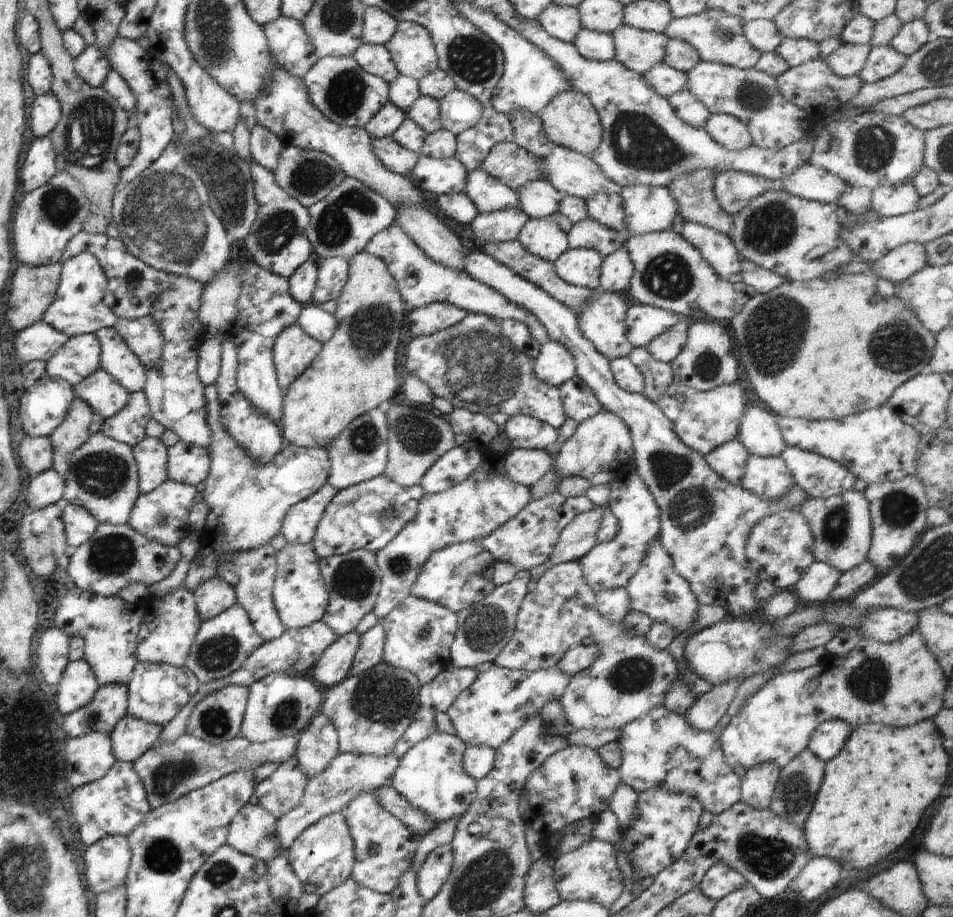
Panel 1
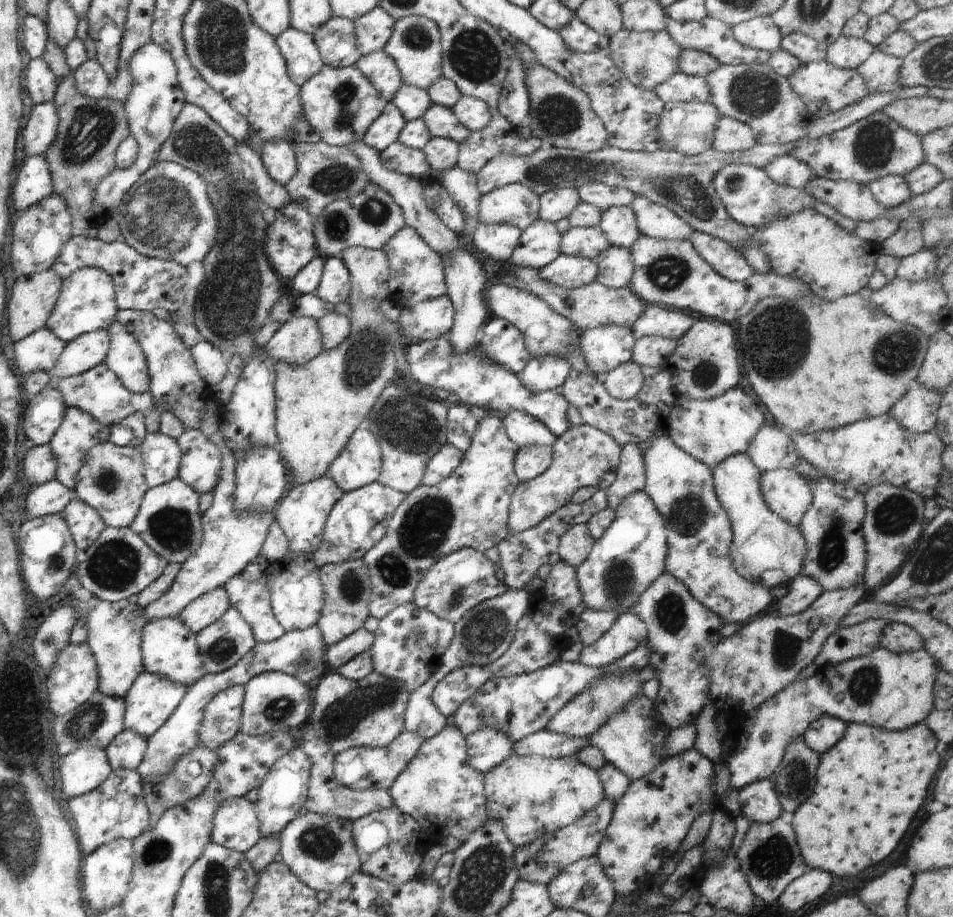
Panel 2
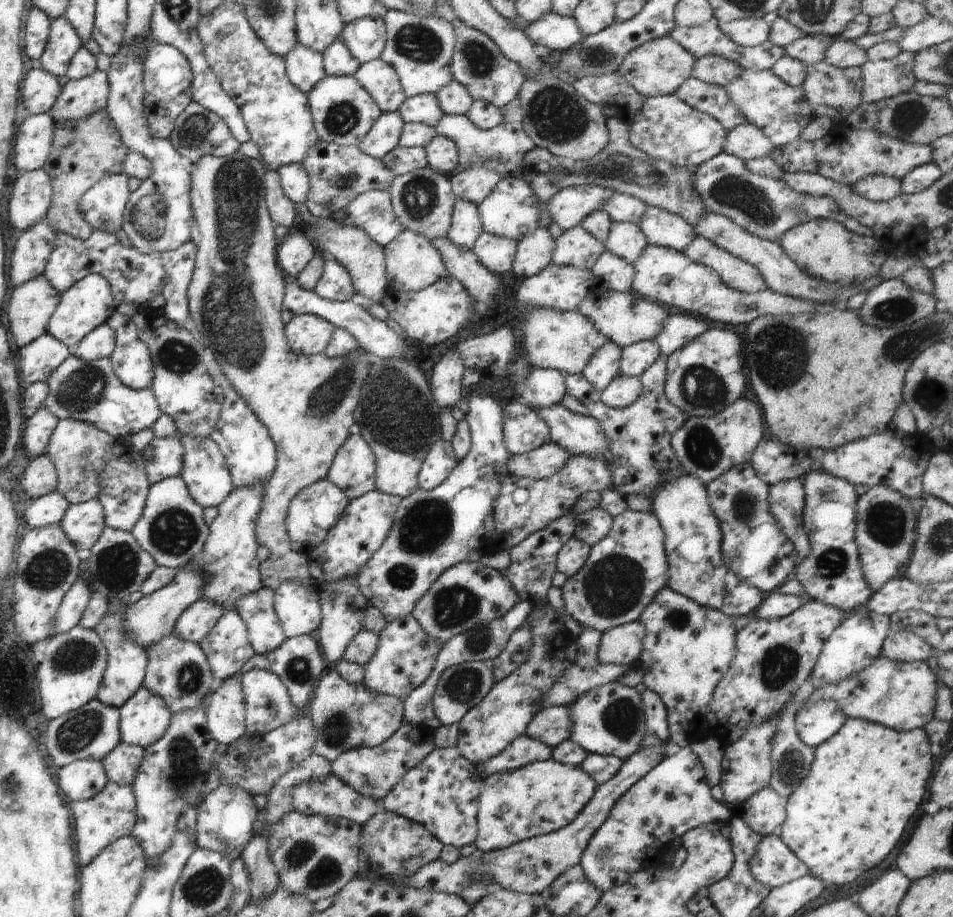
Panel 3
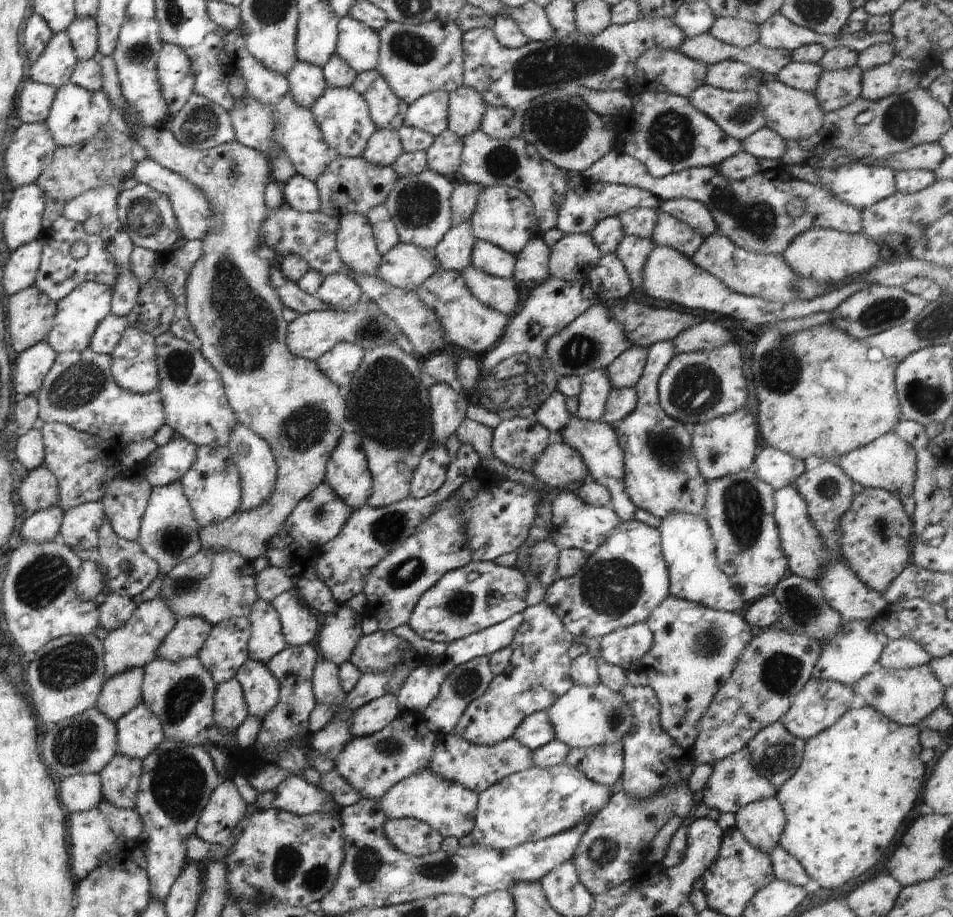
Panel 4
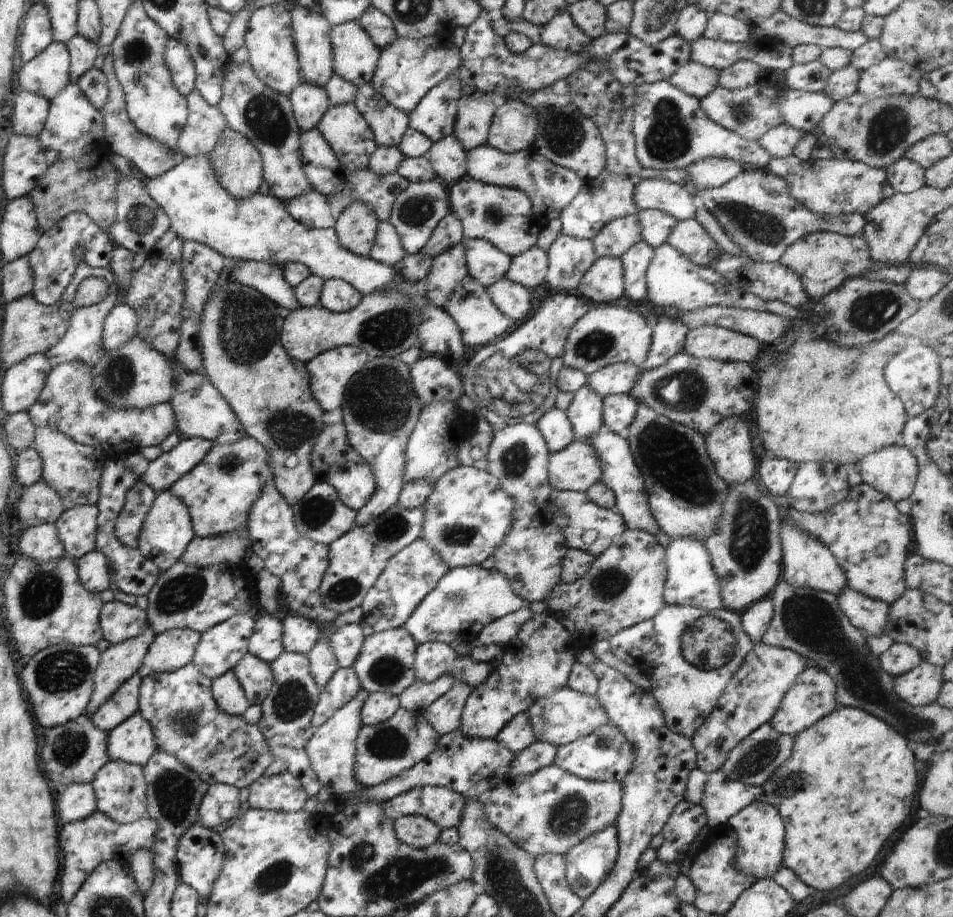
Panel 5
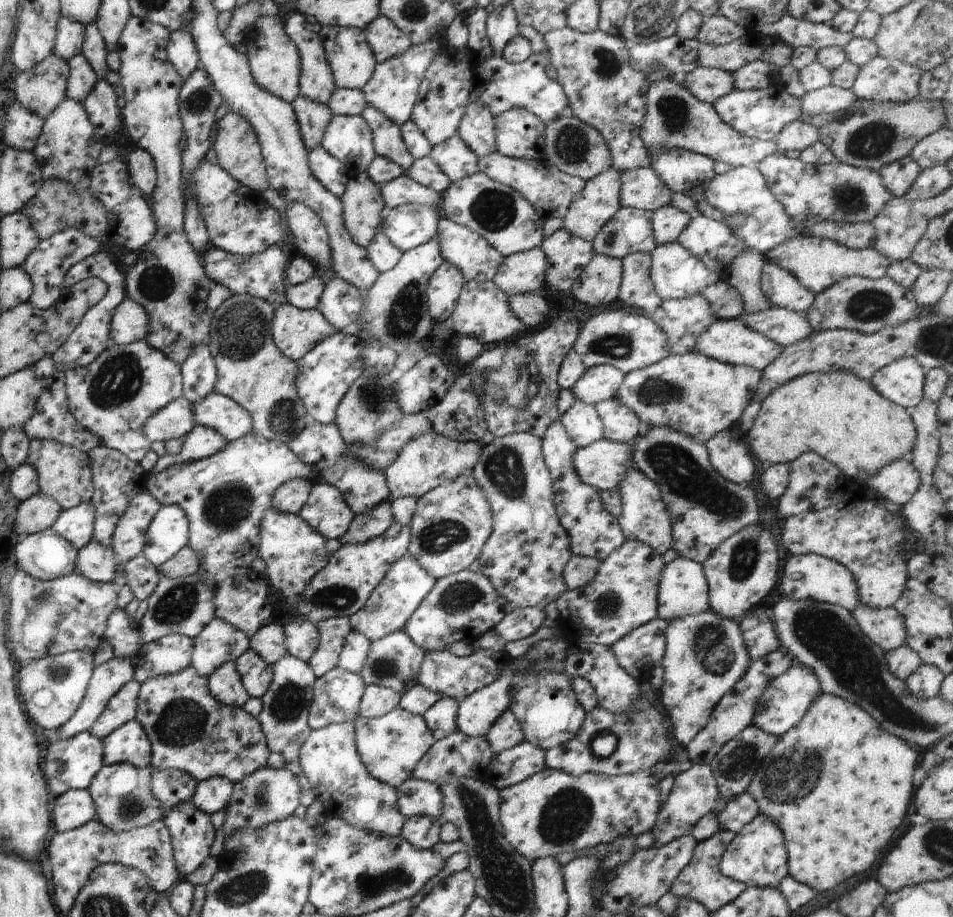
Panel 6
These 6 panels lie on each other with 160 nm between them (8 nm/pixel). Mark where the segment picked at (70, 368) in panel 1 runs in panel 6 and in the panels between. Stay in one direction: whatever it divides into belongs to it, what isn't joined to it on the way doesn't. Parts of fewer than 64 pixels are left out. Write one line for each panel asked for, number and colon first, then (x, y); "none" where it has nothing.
2: (81, 354)
3: (99, 343)
4: (109, 332)
5: (120, 325)
6: (129, 324)

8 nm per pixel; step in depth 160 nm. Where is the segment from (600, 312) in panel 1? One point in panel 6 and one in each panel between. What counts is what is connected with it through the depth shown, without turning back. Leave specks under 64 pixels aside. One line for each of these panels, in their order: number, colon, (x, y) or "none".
2: (604, 348)
3: (603, 368)
4: (596, 386)
5: (585, 413)
6: (582, 423)

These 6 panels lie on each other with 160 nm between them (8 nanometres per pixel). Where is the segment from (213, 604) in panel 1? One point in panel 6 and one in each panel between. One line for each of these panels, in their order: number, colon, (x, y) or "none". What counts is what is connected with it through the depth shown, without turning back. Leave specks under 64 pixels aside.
2: (200, 613)
3: (197, 620)
4: (187, 636)
5: (172, 650)
6: (170, 654)

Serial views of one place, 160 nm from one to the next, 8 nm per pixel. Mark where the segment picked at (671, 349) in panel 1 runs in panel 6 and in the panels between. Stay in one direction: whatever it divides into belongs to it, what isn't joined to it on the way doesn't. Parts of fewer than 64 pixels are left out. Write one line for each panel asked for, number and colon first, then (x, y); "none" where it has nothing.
2: (647, 351)
3: (635, 359)
4: (625, 371)
5: (620, 378)
6: (598, 383)

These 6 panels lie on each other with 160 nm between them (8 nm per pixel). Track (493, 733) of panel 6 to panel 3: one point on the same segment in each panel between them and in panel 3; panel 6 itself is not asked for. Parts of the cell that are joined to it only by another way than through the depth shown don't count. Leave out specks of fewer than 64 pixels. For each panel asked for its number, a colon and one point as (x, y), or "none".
3: (552, 725)
4: (534, 731)
5: (517, 734)

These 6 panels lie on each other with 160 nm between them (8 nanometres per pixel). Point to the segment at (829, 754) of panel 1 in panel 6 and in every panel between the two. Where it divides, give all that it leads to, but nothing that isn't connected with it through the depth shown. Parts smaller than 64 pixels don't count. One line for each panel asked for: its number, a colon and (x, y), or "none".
2: (823, 733)
3: (816, 722)
4: (820, 703)
5: (812, 696)
6: (782, 705)

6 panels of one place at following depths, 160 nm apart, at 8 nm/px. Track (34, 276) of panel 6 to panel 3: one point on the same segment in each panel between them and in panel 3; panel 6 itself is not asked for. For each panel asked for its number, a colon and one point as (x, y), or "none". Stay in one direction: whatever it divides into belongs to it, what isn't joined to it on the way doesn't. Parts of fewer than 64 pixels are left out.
3: (134, 277)
4: (58, 274)
5: (53, 263)

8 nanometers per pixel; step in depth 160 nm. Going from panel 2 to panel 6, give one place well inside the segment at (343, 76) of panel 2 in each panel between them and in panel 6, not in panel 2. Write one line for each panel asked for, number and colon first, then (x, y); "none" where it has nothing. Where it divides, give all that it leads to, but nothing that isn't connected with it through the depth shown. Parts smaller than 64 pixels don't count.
3: (343, 112)
4: (343, 116)
5: (344, 128)
6: (348, 138)

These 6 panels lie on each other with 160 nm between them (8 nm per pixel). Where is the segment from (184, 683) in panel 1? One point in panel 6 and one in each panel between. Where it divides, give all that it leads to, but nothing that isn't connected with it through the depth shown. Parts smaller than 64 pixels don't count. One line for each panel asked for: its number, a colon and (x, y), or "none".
2: (151, 700)
3: (144, 718)
4: (139, 732)
5: (132, 741)
6: (129, 744)

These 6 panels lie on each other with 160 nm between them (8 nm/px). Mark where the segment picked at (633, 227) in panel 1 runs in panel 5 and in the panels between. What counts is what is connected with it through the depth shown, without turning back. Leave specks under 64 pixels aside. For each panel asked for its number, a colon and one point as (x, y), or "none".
2: (653, 220)
3: (662, 228)
4: (671, 232)
5: (688, 236)

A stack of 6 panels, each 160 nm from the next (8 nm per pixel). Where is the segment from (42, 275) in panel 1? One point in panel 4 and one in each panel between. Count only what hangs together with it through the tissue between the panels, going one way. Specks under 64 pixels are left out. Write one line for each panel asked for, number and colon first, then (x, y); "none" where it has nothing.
2: (32, 298)
3: (31, 305)
4: (30, 315)

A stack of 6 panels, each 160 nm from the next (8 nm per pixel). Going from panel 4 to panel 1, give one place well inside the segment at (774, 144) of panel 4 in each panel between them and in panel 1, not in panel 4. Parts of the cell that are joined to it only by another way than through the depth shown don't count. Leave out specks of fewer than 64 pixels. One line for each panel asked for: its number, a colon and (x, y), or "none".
1: (726, 130)
2: (730, 135)
3: (747, 141)

